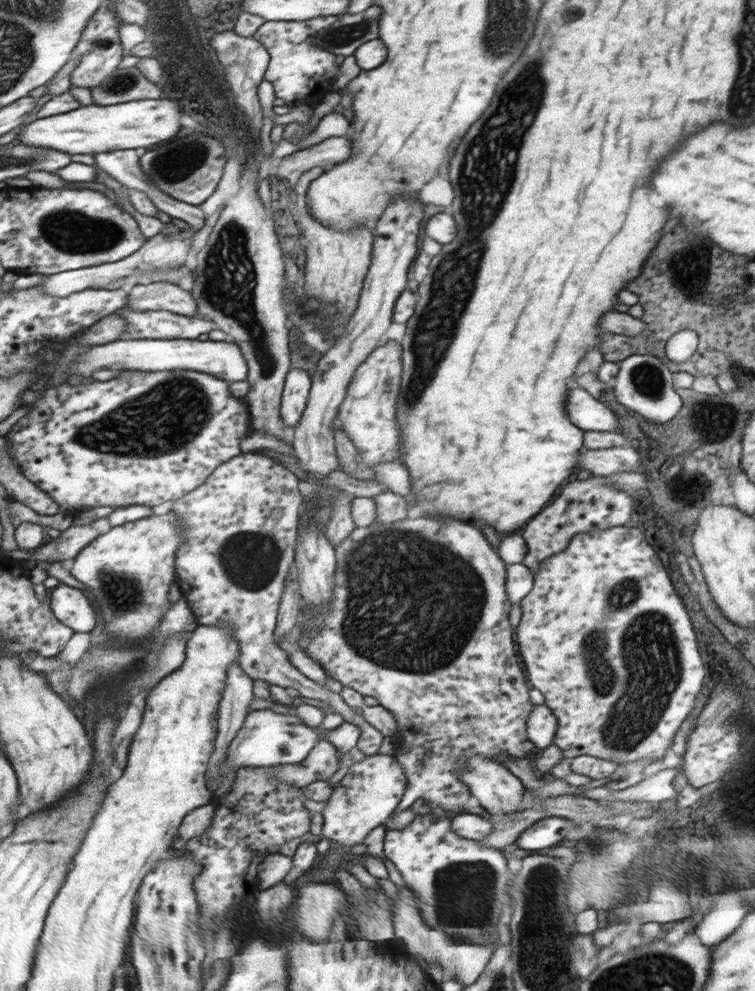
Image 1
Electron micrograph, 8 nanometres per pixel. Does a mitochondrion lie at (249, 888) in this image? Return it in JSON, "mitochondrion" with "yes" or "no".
{"mitochondrion":"no"}

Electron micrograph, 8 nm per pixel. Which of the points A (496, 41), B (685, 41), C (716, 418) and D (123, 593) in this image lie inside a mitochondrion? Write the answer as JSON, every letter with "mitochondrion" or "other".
{"A":"mitochondrion","B":"other","C":"mitochondrion","D":"mitochondrion"}

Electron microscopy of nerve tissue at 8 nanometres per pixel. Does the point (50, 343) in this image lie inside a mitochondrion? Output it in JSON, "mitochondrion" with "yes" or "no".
{"mitochondrion":"no"}

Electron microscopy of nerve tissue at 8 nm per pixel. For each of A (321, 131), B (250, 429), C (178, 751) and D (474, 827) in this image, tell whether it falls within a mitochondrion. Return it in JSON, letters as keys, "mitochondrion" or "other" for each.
{"A":"other","B":"other","C":"other","D":"other"}

